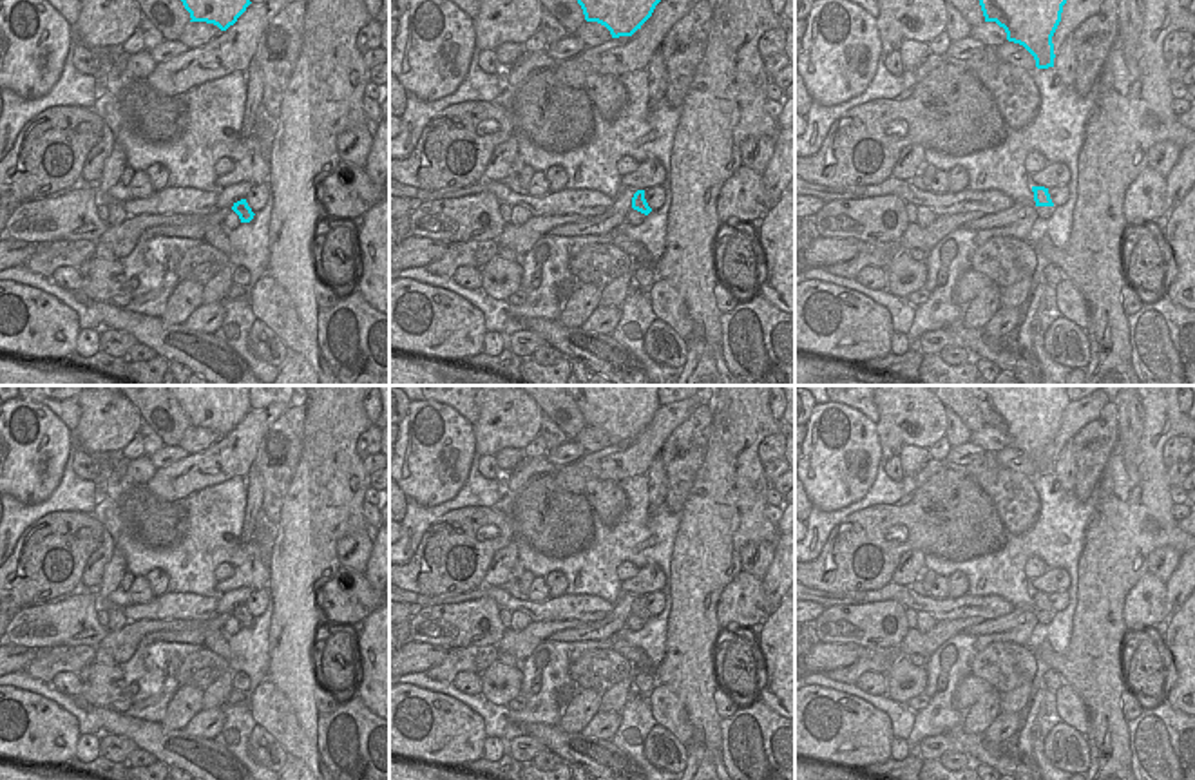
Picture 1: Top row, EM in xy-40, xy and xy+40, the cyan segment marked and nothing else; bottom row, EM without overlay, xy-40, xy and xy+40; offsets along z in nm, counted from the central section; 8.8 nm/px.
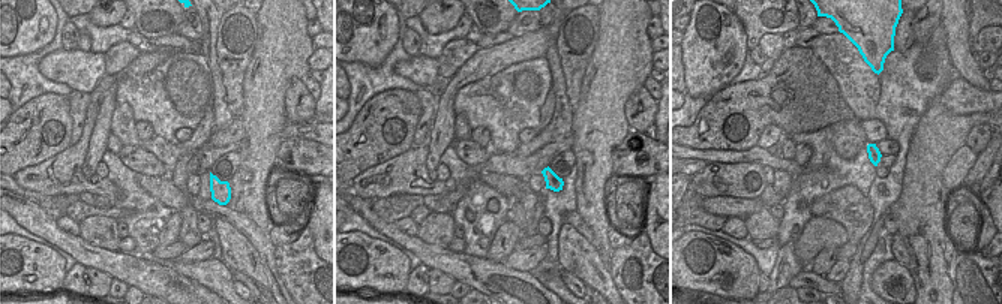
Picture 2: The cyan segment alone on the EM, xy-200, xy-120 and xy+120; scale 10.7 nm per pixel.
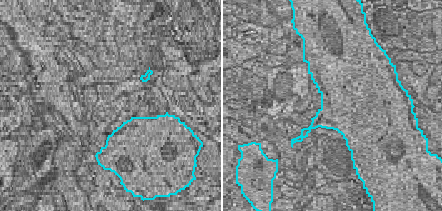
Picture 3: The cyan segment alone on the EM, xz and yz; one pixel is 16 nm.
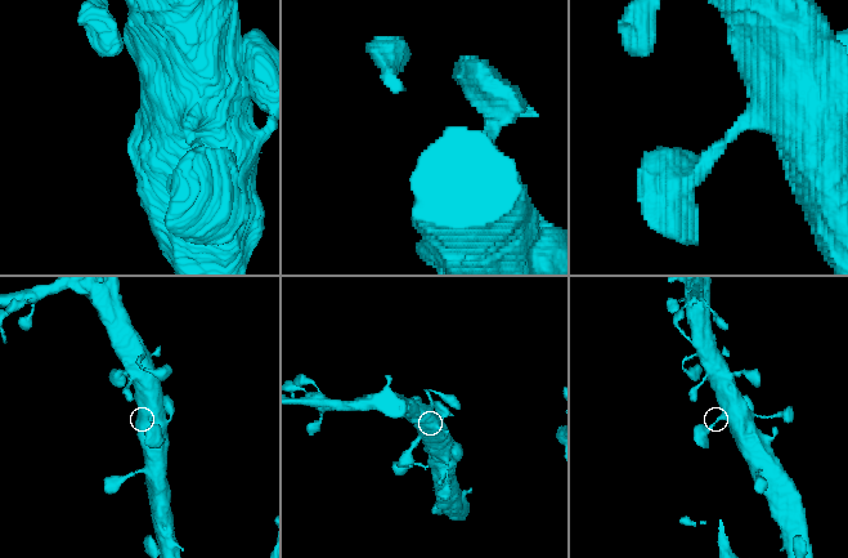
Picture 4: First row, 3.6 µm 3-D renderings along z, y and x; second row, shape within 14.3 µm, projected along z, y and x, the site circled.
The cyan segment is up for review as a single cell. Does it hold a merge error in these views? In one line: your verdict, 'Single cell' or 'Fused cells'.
Single cell.

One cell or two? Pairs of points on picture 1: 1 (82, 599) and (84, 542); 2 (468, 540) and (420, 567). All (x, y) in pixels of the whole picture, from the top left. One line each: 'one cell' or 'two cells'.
1: two cells
2: one cell

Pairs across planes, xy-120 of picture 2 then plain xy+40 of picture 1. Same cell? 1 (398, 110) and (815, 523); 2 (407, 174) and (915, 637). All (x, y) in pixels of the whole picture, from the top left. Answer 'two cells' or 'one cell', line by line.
1: two cells
2: two cells

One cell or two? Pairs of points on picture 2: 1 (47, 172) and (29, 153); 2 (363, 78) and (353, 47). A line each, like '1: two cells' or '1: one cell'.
1: two cells
2: two cells

